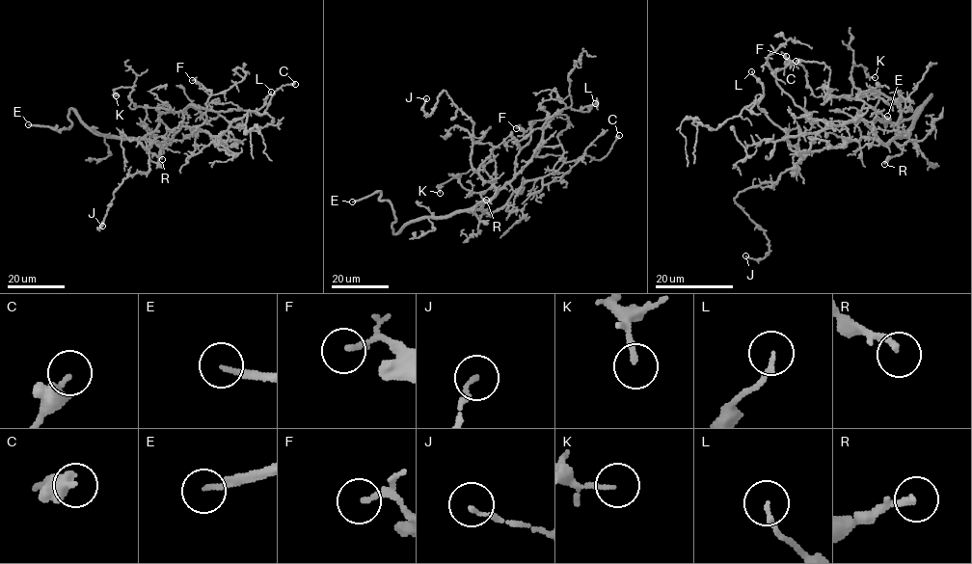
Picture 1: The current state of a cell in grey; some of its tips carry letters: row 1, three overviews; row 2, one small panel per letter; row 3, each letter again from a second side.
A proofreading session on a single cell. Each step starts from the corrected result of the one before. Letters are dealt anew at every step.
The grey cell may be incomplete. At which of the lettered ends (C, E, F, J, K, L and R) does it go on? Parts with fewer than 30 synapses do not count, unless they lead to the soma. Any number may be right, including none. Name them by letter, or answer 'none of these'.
E, R

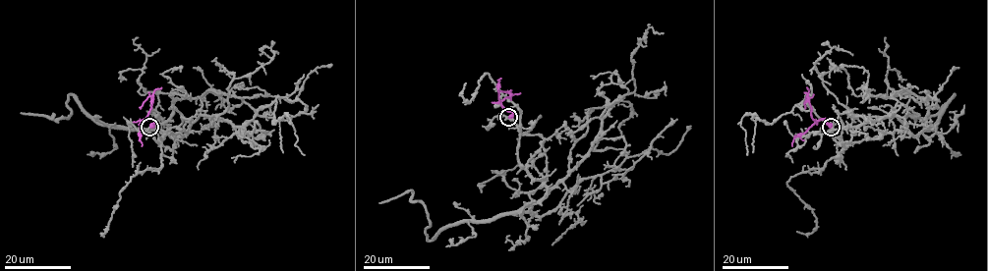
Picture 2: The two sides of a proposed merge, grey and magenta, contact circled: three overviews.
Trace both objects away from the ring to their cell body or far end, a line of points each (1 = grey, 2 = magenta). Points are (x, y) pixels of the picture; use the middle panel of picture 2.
1: (508, 117), (519, 132), (519, 163), (547, 189), (517, 213), (538, 215), (629, 157), (669, 154), (690, 125)
2: (508, 117), (513, 113), (501, 101), (510, 94), (498, 90)

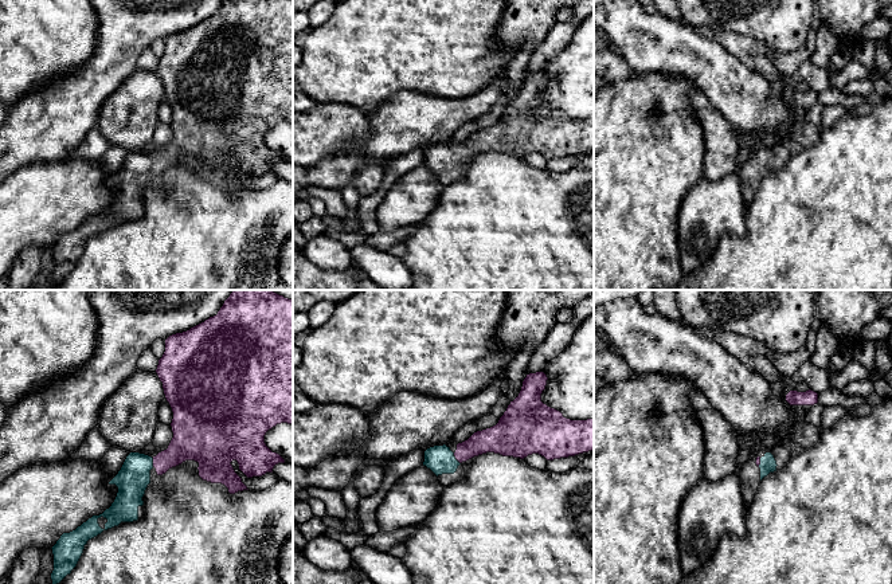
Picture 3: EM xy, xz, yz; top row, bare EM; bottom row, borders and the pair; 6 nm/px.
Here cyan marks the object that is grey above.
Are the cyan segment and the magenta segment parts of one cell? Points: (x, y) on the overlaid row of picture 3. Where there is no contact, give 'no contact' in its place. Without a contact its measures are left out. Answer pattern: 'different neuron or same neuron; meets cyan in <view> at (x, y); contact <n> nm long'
same neuron; meets cyan in xz at (454, 458); contact 80 nm long

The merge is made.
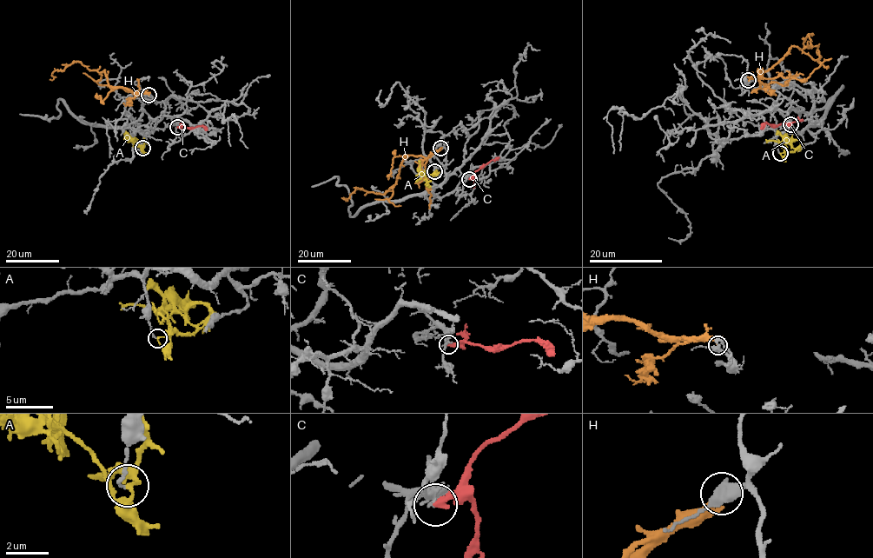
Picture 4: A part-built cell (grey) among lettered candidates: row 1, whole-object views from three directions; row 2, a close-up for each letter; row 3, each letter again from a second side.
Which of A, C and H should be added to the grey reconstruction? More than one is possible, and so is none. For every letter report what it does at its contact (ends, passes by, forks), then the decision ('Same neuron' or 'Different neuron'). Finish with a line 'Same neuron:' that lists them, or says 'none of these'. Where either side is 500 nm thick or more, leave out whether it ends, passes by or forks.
A: It passes by. Different neuron
C: It ends there. Different neuron
H: It passes by. Different neuron
Same neuron: none of these

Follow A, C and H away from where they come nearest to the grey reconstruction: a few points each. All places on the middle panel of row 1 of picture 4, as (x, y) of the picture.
A: (434, 171), (435, 175), (425, 173), (420, 169), (418, 161)
C: (469, 178), (499, 157)
H: (440, 148), (426, 157), (403, 159), (396, 182), (383, 194), (357, 188), (346, 200), (341, 198)

